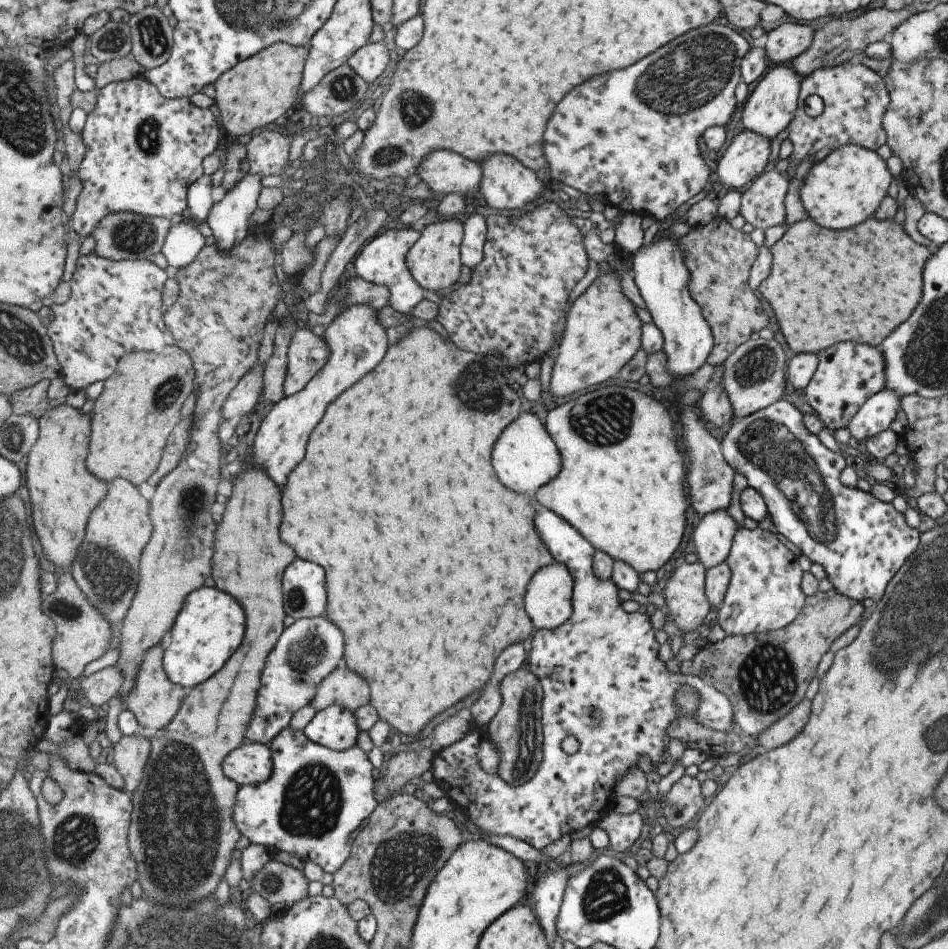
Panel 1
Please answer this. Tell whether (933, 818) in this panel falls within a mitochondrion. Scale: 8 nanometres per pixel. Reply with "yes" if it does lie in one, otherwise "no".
no

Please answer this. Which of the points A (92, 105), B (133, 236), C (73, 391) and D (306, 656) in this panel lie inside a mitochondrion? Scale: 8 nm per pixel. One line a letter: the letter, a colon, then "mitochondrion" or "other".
A: other
B: mitochondrion
C: other
D: mitochondrion

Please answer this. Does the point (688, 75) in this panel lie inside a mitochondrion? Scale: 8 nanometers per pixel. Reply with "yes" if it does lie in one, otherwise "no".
yes

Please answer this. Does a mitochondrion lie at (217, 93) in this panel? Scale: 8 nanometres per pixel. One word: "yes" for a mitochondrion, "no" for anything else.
no

